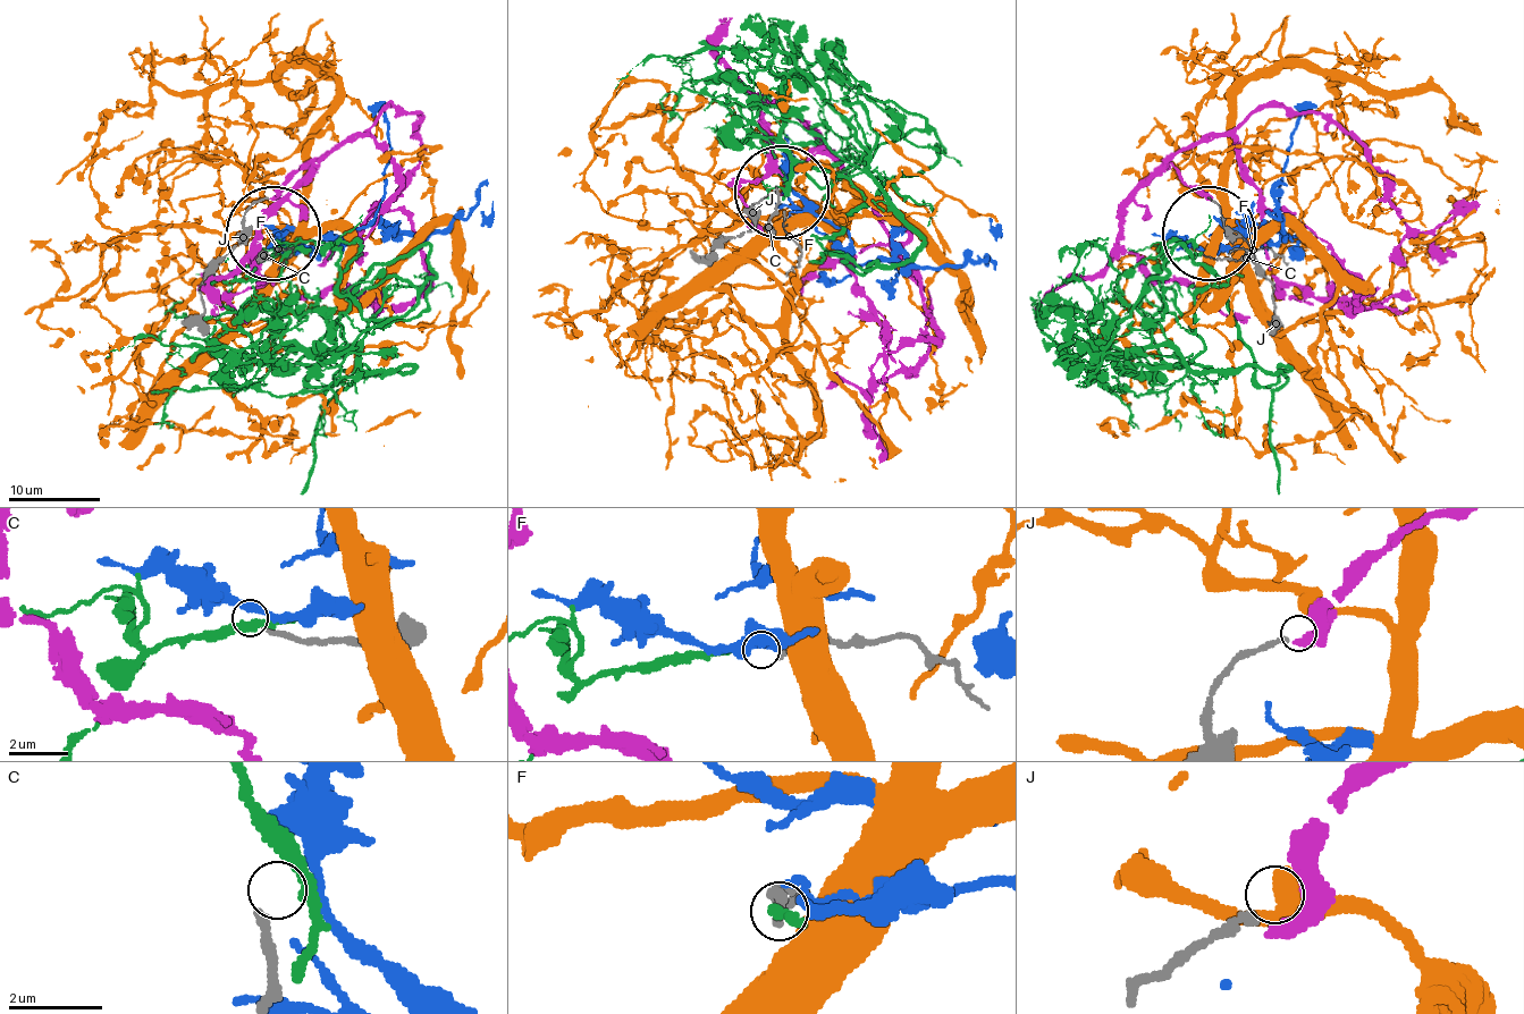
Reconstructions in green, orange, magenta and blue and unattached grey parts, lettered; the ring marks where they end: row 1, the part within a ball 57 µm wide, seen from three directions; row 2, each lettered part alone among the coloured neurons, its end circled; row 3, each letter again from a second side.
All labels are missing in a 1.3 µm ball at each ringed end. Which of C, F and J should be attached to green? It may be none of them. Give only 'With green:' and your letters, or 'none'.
With green: F

